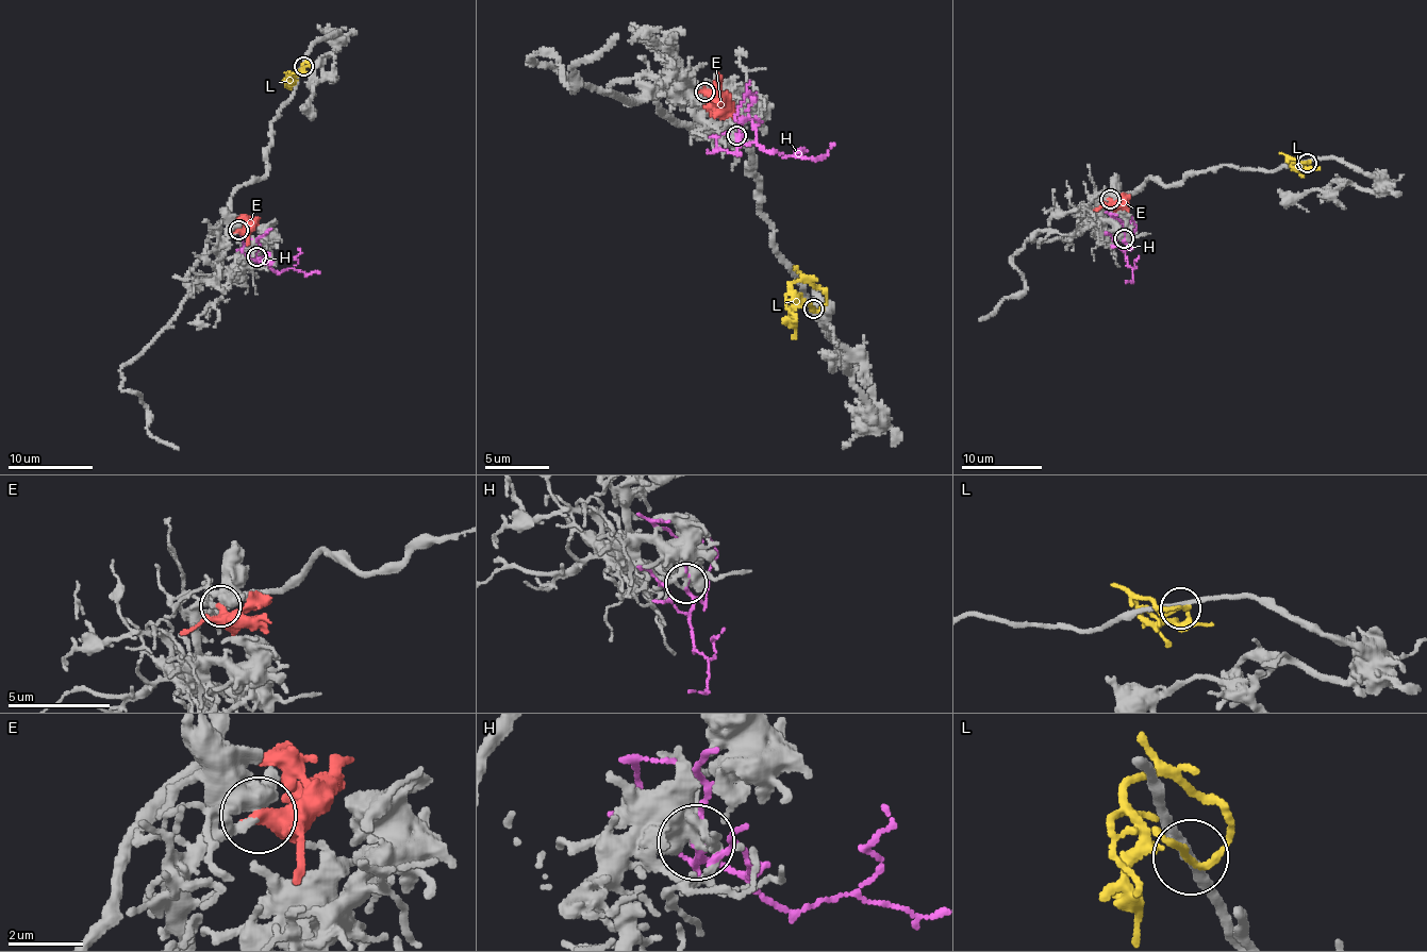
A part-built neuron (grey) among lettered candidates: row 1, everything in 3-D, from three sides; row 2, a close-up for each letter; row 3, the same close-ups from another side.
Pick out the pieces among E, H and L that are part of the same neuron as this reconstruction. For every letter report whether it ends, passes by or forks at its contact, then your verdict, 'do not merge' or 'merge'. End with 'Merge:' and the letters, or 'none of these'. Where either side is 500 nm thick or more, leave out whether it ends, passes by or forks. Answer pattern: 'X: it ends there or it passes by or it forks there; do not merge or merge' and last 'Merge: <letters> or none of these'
E: it passes by; merge
H: it forks there; do not merge
L: it passes by; do not merge
Merge: E

